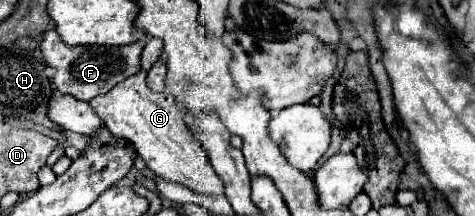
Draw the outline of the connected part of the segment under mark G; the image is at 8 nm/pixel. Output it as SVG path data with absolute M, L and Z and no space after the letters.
M140 69L136 75L126 77L122 83L110 89L110 93L94 97L90 101L90 107L98 113L104 125L110 127L110 131L116 137L126 137L134 141L148 169L154 171L164 181L184 185L196 193L224 195L222 179L216 175L214 167L210 165L202 145L194 141L194 135L186 127L184 113L180 113L180 107L176 105L174 97L166 91L154 93L152 89L148 89L144 77L146 71Z

